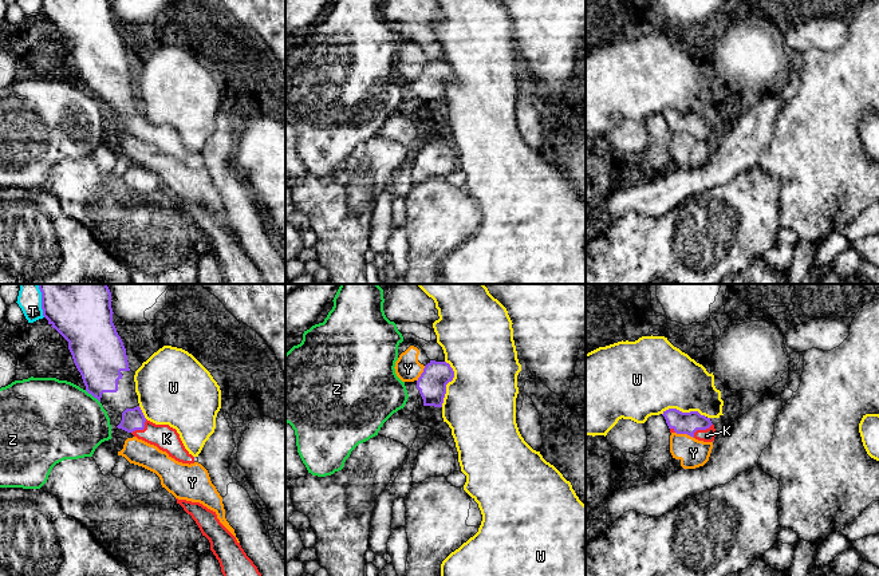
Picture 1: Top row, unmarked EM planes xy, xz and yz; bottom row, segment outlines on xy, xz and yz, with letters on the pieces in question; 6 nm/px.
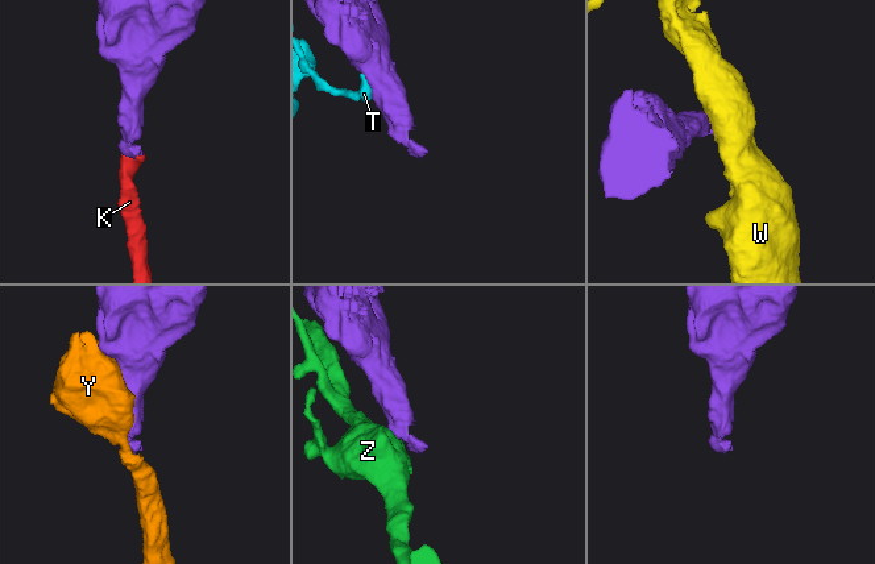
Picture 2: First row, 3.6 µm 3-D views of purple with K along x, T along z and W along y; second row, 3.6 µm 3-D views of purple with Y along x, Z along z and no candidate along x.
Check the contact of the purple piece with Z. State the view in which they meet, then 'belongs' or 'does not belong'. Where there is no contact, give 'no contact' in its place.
xy | does not belong

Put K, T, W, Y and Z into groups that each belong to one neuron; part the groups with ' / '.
K / T / W / Y / Z

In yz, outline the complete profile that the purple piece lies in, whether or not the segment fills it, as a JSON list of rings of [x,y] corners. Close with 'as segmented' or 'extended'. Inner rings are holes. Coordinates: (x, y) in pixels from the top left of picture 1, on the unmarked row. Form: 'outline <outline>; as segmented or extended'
outline [[[669,109],[662,114],[670,129],[670,133],[687,134],[698,141],[713,142],[716,129],[710,118],[698,111],[682,113],[677,109]]]; extended

